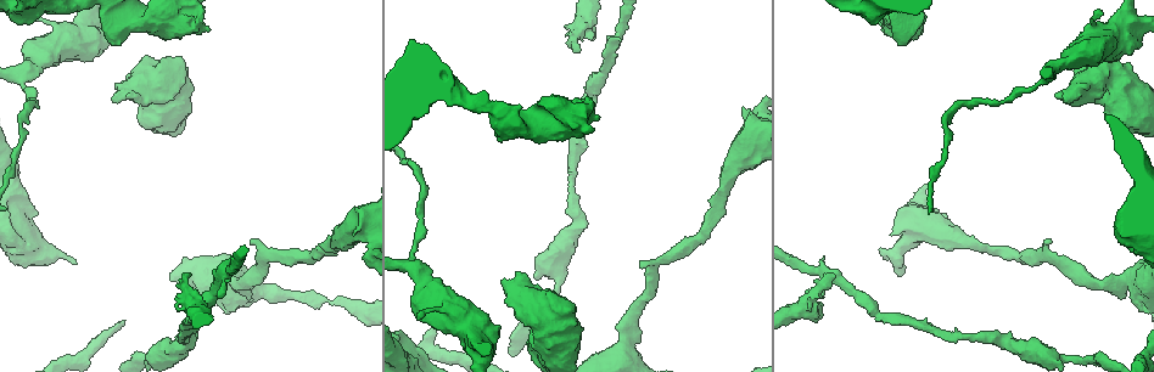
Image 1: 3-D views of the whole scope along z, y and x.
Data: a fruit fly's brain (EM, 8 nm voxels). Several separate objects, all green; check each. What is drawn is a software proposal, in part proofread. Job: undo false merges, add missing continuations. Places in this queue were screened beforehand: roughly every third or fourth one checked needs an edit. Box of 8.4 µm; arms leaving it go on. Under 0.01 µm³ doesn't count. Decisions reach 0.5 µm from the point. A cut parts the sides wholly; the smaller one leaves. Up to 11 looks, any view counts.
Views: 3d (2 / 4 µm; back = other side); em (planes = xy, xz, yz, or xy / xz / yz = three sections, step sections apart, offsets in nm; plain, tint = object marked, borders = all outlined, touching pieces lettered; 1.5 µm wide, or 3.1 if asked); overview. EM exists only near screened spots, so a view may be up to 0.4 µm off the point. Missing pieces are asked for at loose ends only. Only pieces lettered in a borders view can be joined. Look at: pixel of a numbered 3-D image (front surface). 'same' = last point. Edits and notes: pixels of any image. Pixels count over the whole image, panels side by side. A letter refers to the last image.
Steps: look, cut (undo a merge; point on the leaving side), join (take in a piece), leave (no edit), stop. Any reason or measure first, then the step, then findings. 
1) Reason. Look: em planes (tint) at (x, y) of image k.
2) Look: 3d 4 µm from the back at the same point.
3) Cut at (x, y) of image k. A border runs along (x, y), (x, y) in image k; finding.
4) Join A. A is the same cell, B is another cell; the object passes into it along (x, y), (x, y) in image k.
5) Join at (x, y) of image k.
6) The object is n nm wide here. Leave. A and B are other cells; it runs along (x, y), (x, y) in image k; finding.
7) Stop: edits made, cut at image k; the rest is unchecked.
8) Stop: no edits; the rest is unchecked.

Narrows sharply. Look: em planes (borders) at (414, 266) of image 1.

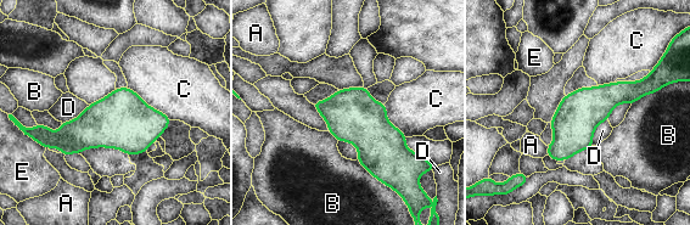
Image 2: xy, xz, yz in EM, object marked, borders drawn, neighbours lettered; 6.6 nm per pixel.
The longest contact is with C, 360 nm. Leave. A, B, C, D and E are other cells; continuous, no second neuron.

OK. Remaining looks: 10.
An open end. Look: 3d 4 µm at (900, 44) of image 1.

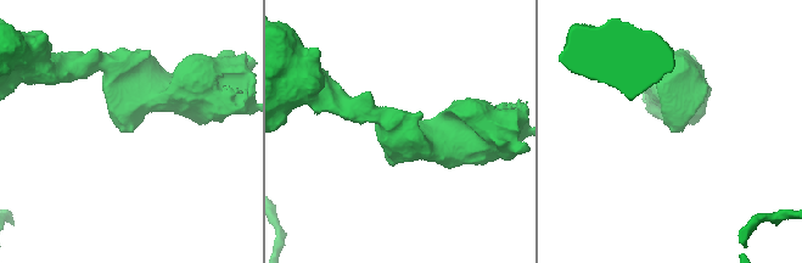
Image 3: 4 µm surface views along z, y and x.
Need the tissue. Look: em planes (plain) at (131, 130) of image 3.

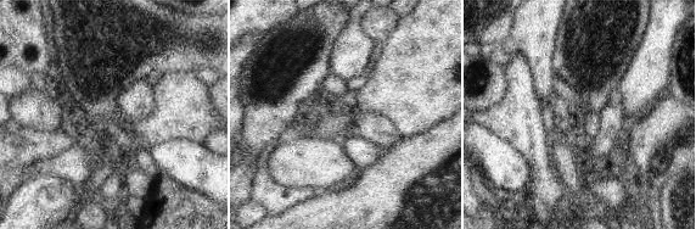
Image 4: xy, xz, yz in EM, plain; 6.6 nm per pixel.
Look: em planes (borders) at the same point.

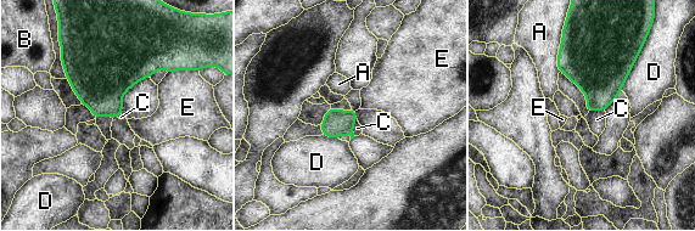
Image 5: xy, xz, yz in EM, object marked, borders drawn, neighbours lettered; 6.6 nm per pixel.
The longest contact is with D, 300 nm. Leave. A, B, C, D and E are other cells; no lettered piece goes on from it.

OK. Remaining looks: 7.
Free end. Look: em planes (borders) at (642, 268) of image 1.

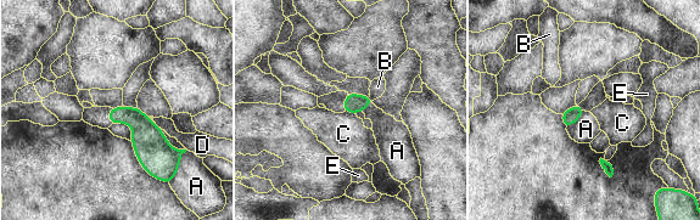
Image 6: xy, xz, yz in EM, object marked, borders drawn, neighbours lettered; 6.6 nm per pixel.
Leave. A, B, C, D and E are other cells; a border runs along (345, 111), (354, 113) in image 6; no lettered piece goes on from it.

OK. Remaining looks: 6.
Look: 3d 2 µm at (1061, 358) of image 1.

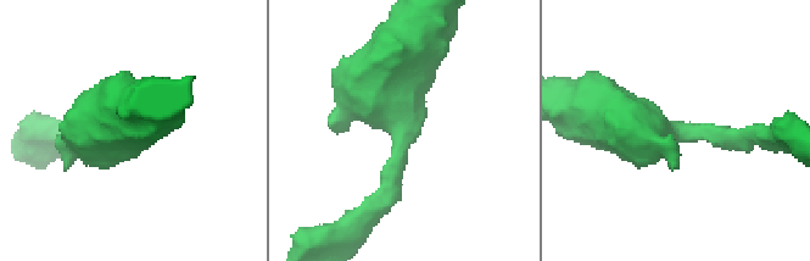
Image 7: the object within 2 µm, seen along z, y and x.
The arms are 190, 440 nm wide. Look: em planes (plain) at (682, 130) of image 7.

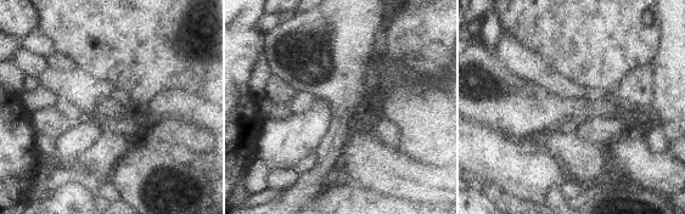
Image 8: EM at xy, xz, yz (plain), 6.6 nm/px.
Look: em planes (borders) at the same point.

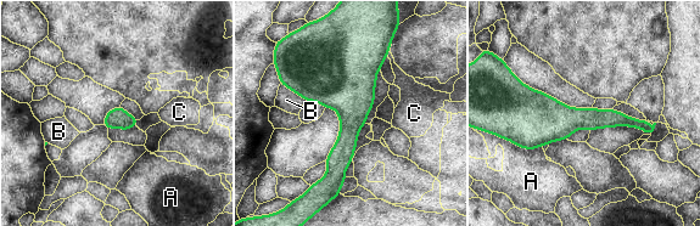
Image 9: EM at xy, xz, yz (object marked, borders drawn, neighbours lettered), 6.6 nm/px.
The object is 130 nm wide here. Leave. A, B and C are other cells; it runs along (511, 111), (650, 128) in image 9; continuous, no second neuron.

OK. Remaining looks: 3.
Stop: no edits; the rest is unchecked.

